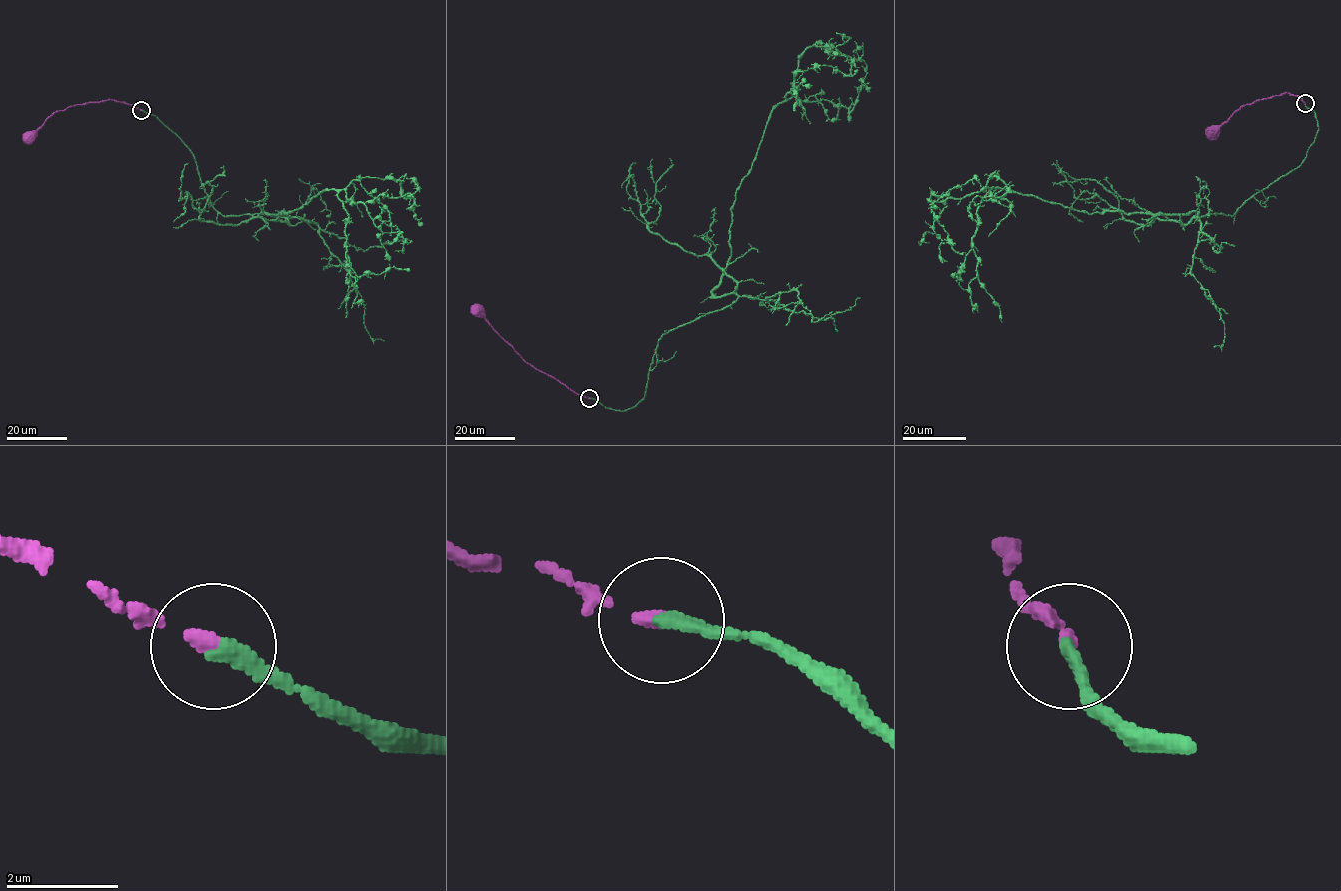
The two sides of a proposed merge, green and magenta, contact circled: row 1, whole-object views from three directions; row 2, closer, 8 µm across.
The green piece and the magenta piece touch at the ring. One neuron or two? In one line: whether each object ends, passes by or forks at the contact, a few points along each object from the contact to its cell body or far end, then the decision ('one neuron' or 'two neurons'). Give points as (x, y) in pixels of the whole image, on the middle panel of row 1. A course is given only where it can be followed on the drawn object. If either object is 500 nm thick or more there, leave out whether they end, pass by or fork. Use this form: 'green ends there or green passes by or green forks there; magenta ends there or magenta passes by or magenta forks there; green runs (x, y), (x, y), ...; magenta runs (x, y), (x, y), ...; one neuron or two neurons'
green ends there; magenta ends there; green runs (589, 398), (633, 407), (664, 334), (737, 297), (731, 206), (800, 56), (824, 43), (862, 59), (869, 91); magenta runs (589, 398), (576, 394), (535, 369), (474, 308); one neuron

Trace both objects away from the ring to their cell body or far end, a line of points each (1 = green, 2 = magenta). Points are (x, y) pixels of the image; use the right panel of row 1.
1: (1304, 104), (1318, 123), (1305, 159), (1232, 216), (1184, 224), (1088, 214), (994, 188), (930, 197), (981, 186)
2: (1304, 104), (1300, 98), (1287, 92), (1256, 100), (1242, 105), (1218, 126), (1212, 126), (1210, 132)

